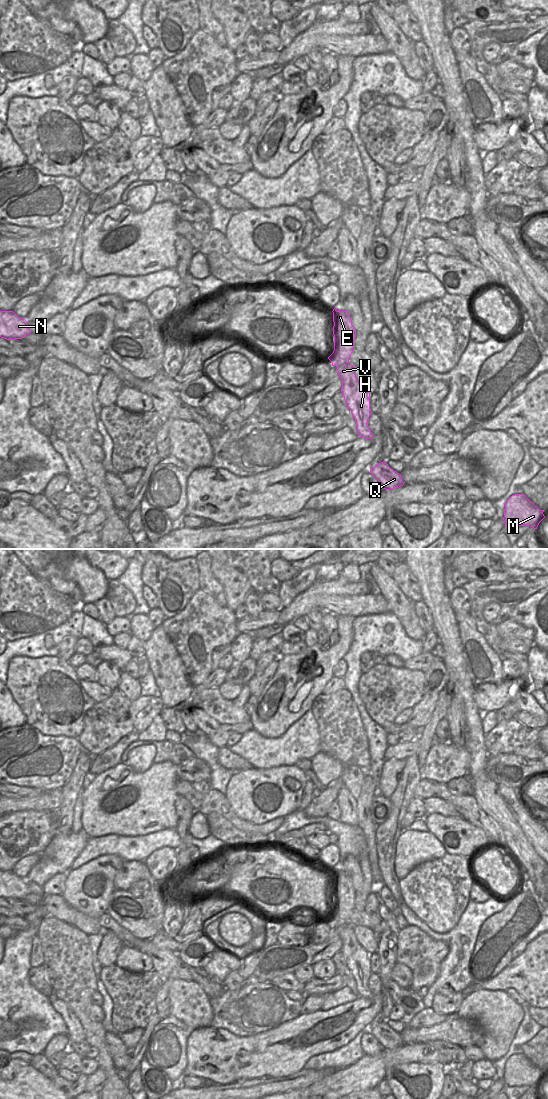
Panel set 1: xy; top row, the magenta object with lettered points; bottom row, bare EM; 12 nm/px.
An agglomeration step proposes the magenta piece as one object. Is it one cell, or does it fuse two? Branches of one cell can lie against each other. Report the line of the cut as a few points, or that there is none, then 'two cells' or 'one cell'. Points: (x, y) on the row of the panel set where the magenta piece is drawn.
cut xy (333, 352), (339, 362), (348, 362); two cells

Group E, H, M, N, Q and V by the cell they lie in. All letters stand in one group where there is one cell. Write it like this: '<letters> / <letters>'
E / H M N Q V

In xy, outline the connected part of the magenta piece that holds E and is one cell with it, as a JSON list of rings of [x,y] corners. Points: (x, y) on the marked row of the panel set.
[[[333,309],[333,335],[334,351],[339,363],[349,362],[349,358],[354,350],[354,339],[356,330],[352,325],[352,320],[347,311]]]

